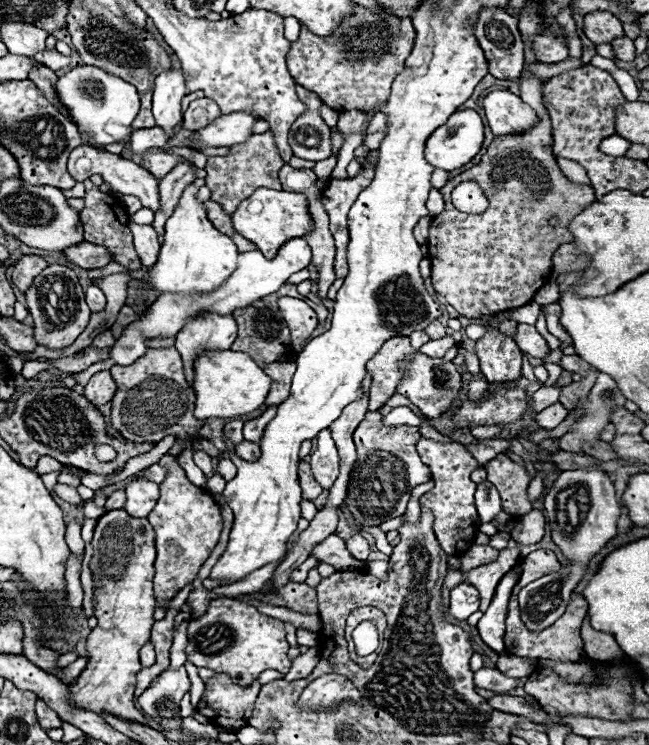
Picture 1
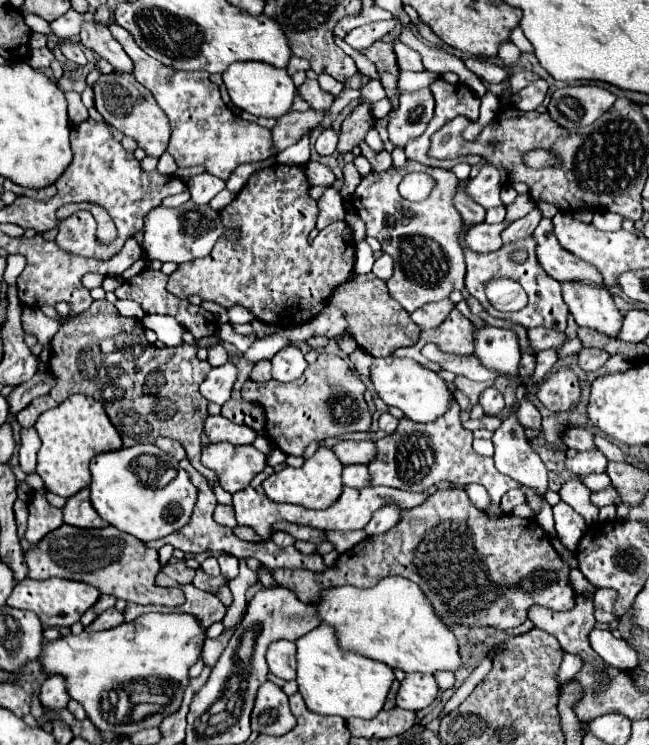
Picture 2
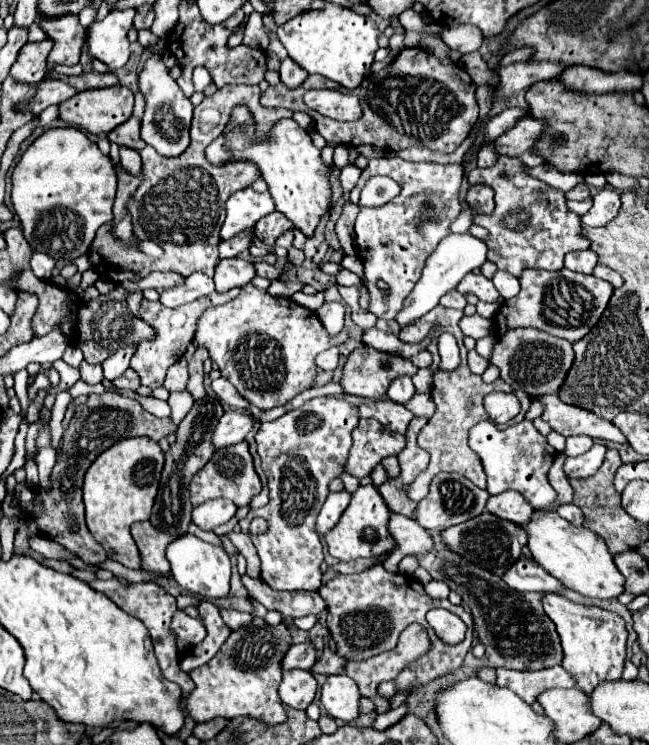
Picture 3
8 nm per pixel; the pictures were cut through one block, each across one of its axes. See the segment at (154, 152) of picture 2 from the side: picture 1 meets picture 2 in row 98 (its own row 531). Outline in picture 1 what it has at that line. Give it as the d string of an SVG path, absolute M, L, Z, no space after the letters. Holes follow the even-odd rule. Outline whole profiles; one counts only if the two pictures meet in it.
M124 508L110 510L102 520L98 520L94 538L92 538L94 554L90 560L90 570L92 574L104 584L100 592L96 590L92 596L94 602L94 616L98 618L98 626L92 628L88 636L88 664L82 670L82 674L76 678L74 684L70 684L70 702L78 704L78 708L86 708L96 714L106 714L110 712L112 716L122 716L122 720L134 720L138 724L150 726L148 718L142 716L140 710L134 706L134 688L136 688L136 674L142 670L138 652L140 648L150 640L150 628L154 624L152 612L156 606L154 600L154 590L152 590L152 578L154 578L154 560L156 560L156 550L154 550L154 526L146 518L134 518Z

